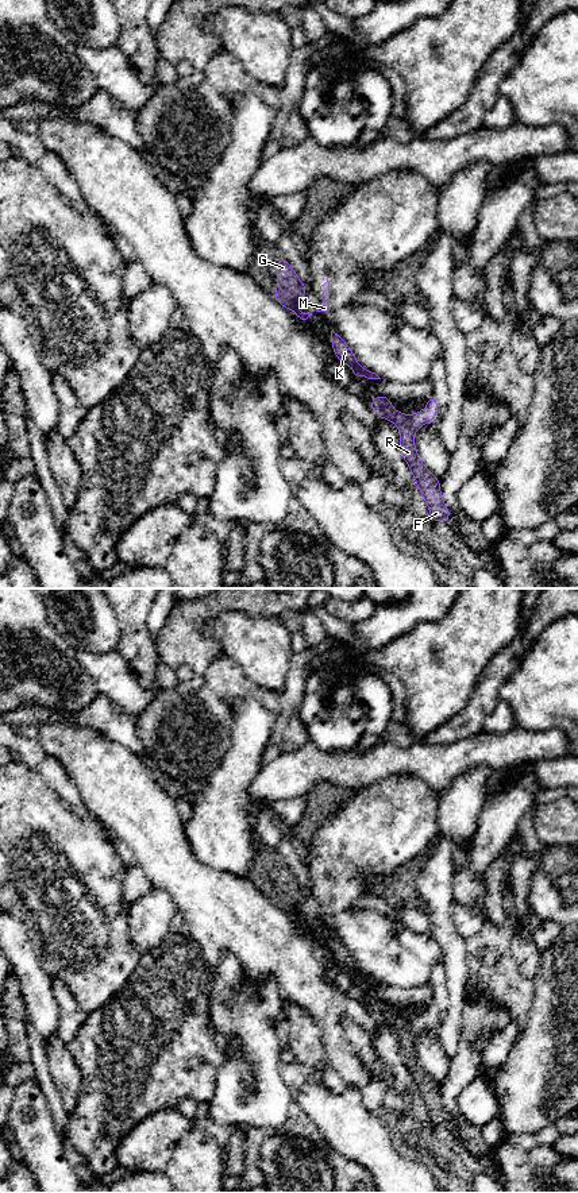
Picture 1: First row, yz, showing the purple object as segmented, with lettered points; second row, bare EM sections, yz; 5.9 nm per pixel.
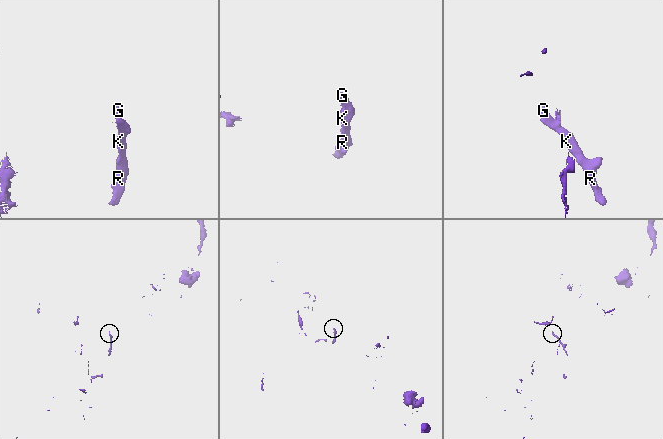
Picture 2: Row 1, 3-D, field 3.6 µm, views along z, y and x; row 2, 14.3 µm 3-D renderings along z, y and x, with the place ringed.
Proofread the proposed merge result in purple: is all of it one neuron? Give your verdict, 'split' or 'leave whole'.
split

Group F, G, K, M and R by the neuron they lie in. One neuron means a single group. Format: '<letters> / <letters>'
F G K R / M

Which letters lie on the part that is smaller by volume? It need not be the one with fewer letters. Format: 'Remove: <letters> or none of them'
Remove: F, G, K, R

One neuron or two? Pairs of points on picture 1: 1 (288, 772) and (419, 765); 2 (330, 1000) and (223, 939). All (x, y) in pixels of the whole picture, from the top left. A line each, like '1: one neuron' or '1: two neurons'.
1: one neuron
2: one neuron

